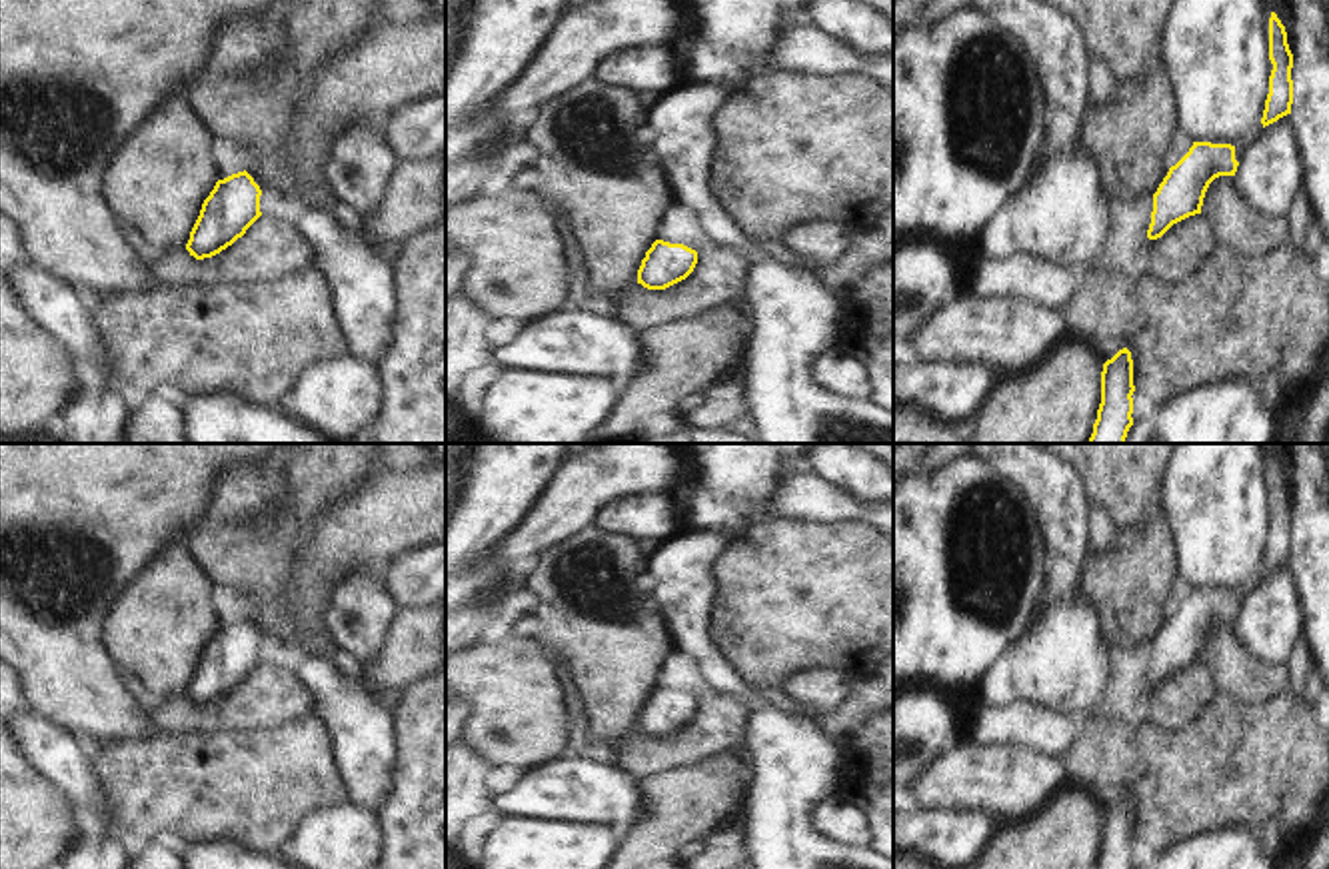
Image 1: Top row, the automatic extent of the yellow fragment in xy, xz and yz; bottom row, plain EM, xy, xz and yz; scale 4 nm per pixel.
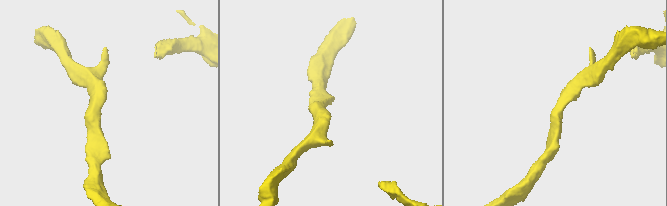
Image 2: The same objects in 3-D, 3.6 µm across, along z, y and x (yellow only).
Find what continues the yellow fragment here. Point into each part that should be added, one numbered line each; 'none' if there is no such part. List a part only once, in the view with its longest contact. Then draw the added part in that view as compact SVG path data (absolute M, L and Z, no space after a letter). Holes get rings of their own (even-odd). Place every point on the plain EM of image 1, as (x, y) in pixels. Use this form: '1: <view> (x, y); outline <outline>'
none

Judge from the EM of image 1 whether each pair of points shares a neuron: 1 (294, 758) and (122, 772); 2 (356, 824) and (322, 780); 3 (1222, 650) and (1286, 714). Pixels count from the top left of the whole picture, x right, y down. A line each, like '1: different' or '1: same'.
1: same
2: different
3: different

